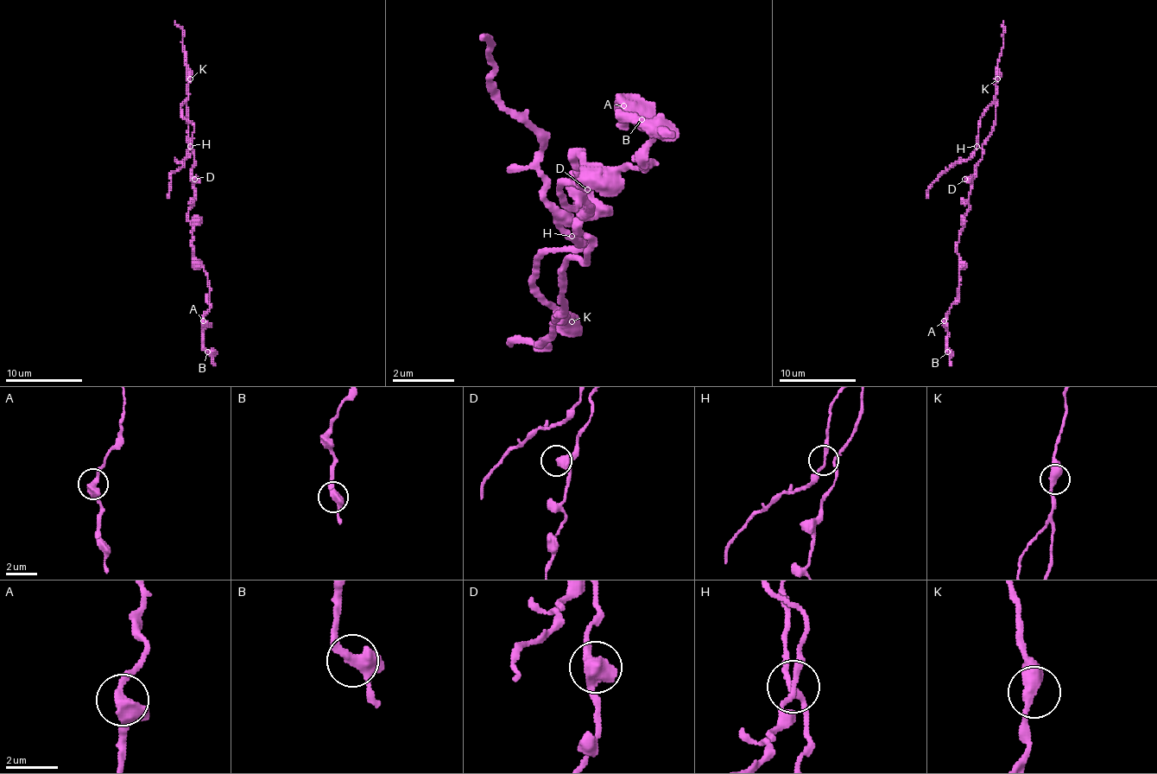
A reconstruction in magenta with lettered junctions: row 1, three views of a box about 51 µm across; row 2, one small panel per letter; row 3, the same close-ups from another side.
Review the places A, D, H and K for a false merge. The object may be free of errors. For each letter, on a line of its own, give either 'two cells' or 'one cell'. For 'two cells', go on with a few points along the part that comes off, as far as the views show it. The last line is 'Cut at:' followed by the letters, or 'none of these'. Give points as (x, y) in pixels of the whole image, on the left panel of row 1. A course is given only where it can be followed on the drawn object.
A: one cell
D: one cell
H: one cell
K: one cell
Cut at: none of these

